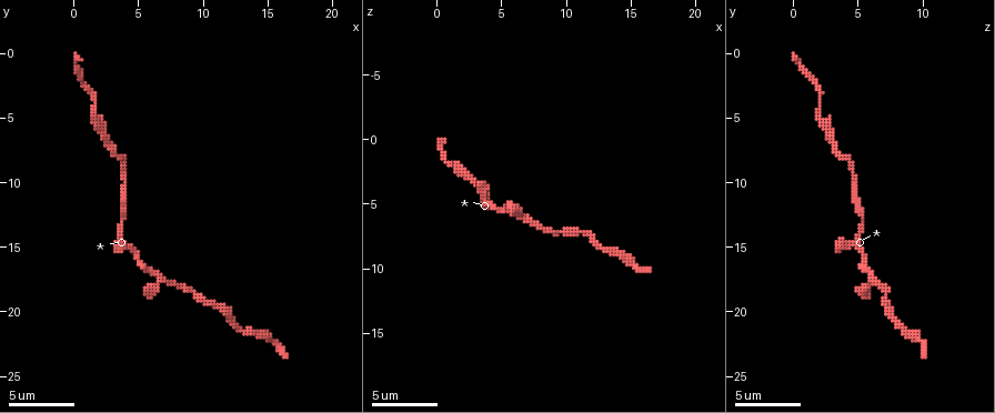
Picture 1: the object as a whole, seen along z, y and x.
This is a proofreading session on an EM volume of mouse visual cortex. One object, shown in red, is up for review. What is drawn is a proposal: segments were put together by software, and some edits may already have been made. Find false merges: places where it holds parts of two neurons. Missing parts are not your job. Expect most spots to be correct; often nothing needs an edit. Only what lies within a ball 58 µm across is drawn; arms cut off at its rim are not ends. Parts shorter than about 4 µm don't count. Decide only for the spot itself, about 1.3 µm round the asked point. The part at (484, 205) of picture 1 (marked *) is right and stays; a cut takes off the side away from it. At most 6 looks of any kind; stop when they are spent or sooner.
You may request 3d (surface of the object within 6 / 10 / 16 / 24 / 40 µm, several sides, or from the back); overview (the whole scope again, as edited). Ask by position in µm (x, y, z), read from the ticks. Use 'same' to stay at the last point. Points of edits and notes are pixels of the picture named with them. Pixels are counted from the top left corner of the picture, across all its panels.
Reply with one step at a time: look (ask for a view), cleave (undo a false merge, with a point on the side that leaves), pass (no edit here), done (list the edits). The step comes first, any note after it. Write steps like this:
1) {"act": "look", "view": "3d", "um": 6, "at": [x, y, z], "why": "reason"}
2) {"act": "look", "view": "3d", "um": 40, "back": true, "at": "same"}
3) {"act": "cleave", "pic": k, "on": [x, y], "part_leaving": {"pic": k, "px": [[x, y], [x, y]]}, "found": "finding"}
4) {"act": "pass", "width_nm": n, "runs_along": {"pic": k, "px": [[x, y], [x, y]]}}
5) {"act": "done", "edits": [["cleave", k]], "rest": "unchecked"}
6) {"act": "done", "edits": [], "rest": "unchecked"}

{"act": "look", "view": "3d", "um": 6, "at": [1.8, 5.0, 2.0], "why": "calibre changes"}

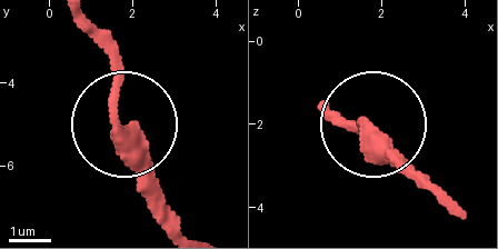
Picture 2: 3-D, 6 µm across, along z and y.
{"act": "look", "view": "3d", "um": 6, "back": true, "at": [1.65, 5.00, 2.05]}

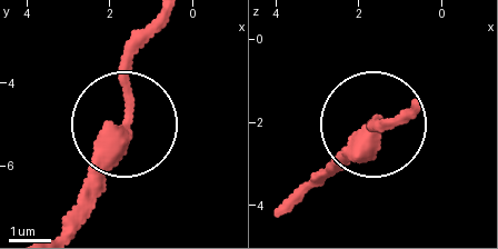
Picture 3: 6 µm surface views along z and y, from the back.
{"act": "pass", "width_nm": 350, "runs_along": {"pic": 3, "px": [[67, 225], [120, 129], [123, 55], [141, 27]]}, "found": "one neuron here"}

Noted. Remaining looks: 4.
{"act": "look", "view": "3d", "um": 10, "at": [3.8, 8.6, 4.6], "why": "sudden change in width"}

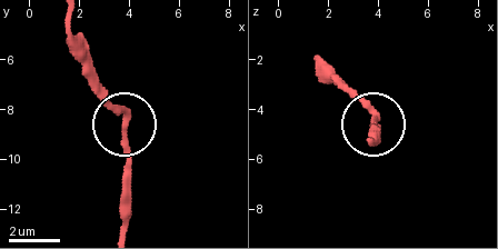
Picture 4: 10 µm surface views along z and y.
{"act": "pass", "width_nm": 230, "runs_along": {"pic": 4, "px": [[122, 229], [128, 203], [122, 120], [86, 78]]}, "found": "all the same neuron"}

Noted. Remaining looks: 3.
{"act": "look", "view": "3d", "um": 16, "at": [10.6, 19.4, 7.4], "why": "calibre changes"}

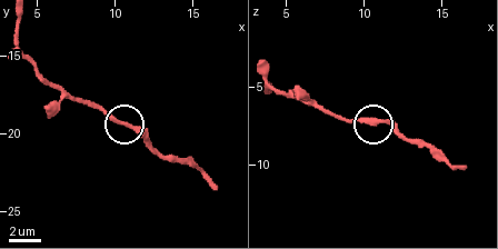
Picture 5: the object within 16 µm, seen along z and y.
{"act": "look", "view": "3d", "um": 6, "at": [10.6, 19.2, 7.2]}

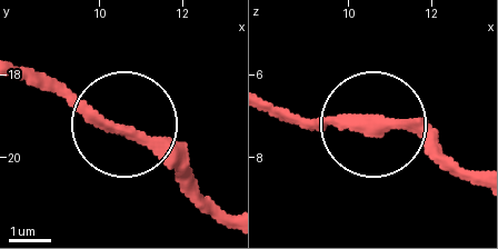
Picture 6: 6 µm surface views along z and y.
{"act": "pass", "width_nm": 290, "runs_along": {"pic": 6, "px": [[19, 68], [136, 135], [196, 195]]}, "found": "continuous, no second neuron"}

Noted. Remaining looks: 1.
{"act": "done", "edits": [], "rest": "unchecked"}

